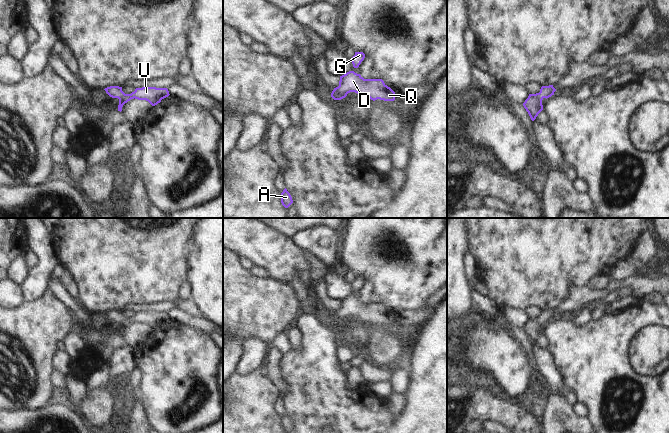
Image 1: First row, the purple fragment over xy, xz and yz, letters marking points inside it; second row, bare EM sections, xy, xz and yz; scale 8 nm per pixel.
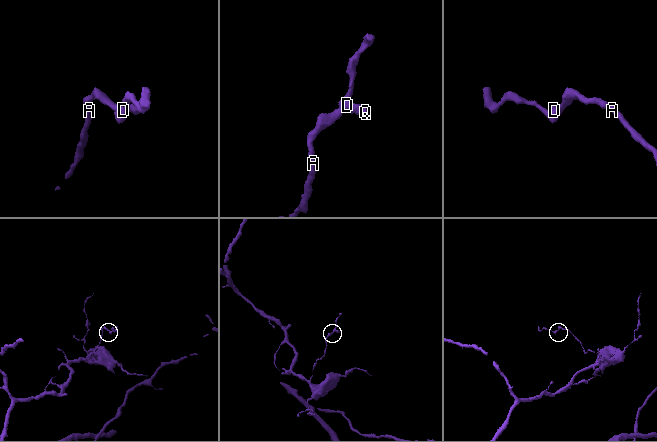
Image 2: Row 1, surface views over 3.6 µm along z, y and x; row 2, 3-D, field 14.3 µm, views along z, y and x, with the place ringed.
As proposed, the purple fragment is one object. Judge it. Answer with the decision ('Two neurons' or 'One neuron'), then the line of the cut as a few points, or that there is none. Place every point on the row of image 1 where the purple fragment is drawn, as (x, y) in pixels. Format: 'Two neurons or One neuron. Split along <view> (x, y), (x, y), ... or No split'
One neuron. No split

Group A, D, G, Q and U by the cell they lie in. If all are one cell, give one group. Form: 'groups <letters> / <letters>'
groups A D G Q U

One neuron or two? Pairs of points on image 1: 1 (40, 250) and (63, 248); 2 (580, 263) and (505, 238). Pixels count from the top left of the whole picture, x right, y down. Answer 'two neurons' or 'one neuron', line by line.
1: two neurons
2: one neuron

